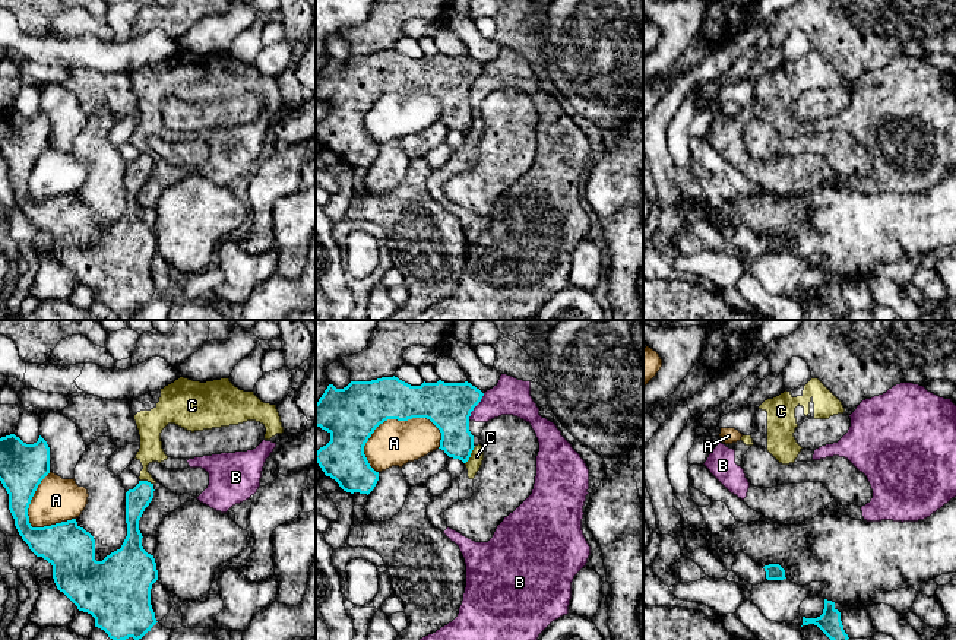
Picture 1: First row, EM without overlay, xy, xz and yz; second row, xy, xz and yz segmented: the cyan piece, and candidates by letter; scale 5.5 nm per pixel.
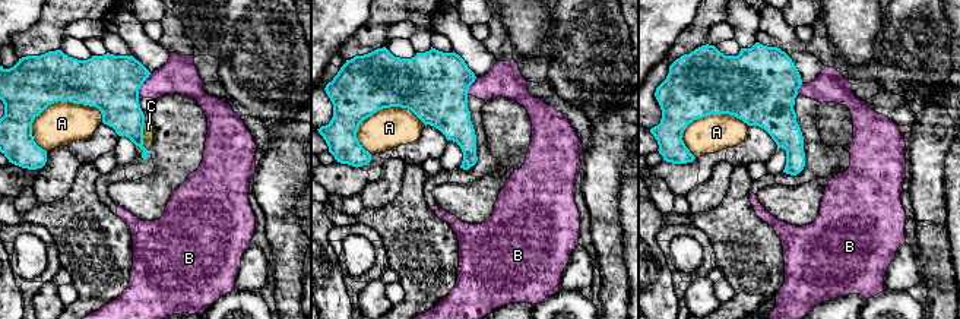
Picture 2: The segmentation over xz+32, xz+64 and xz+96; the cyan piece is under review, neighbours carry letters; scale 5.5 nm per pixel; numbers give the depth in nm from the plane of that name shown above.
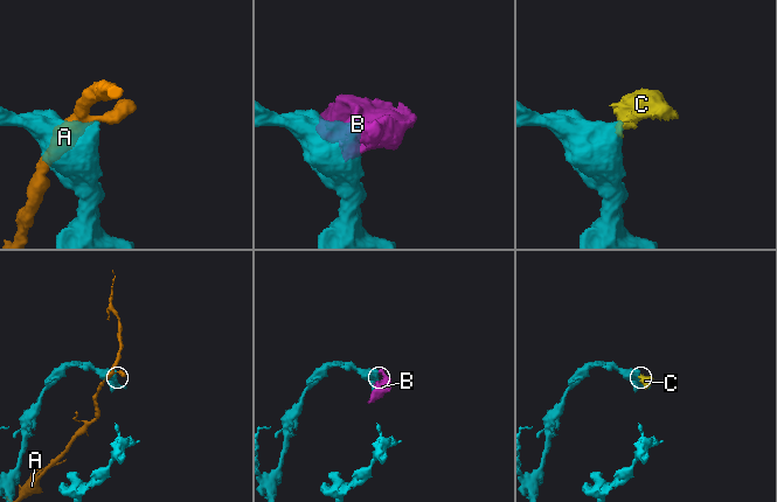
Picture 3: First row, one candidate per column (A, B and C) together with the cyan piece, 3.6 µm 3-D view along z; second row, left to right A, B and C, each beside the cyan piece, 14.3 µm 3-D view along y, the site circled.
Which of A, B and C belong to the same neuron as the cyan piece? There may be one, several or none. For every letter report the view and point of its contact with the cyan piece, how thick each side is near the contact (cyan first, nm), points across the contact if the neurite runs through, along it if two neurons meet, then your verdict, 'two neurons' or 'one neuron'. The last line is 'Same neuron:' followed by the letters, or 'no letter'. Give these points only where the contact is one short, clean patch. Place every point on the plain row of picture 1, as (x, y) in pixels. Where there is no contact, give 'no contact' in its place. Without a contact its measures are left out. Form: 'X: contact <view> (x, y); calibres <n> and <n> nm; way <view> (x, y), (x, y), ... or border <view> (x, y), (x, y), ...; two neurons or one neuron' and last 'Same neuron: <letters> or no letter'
A: contact xz (386, 92); calibres 300 and 260 nm; two neurons
B: contact xz (475, 78); calibres 260 and 200 nm; border xz (484, 66), (468, 92); two neurons
C: contact xz (469, 127); calibres 220 and 80 nm; border xz (475, 119), (465, 136); two neurons
Same neuron: no letter

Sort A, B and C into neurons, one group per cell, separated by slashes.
A / B C

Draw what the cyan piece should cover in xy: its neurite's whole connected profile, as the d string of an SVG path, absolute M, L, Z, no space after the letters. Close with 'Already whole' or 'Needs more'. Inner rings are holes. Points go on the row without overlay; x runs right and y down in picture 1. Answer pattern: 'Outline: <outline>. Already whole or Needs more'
Outline: M15 107L0 111L0 153L9 167L9 183L15 191L15 199L28 216L29 222L53 238L53 251L79 283L95 291L95 300L104 302L115 314L133 310L142 311L158 295L151 278L151 262L158 253L158 243L153 228L142 219L139 193L153 171L153 156L139 153L126 165L126 196L127 209L120 222L107 228L102 234L95 232L95 212L80 200L76 191L44 200L32 200L28 181L31 172L50 146L50 120L39 108L34 117L23 115Z. Already whole

